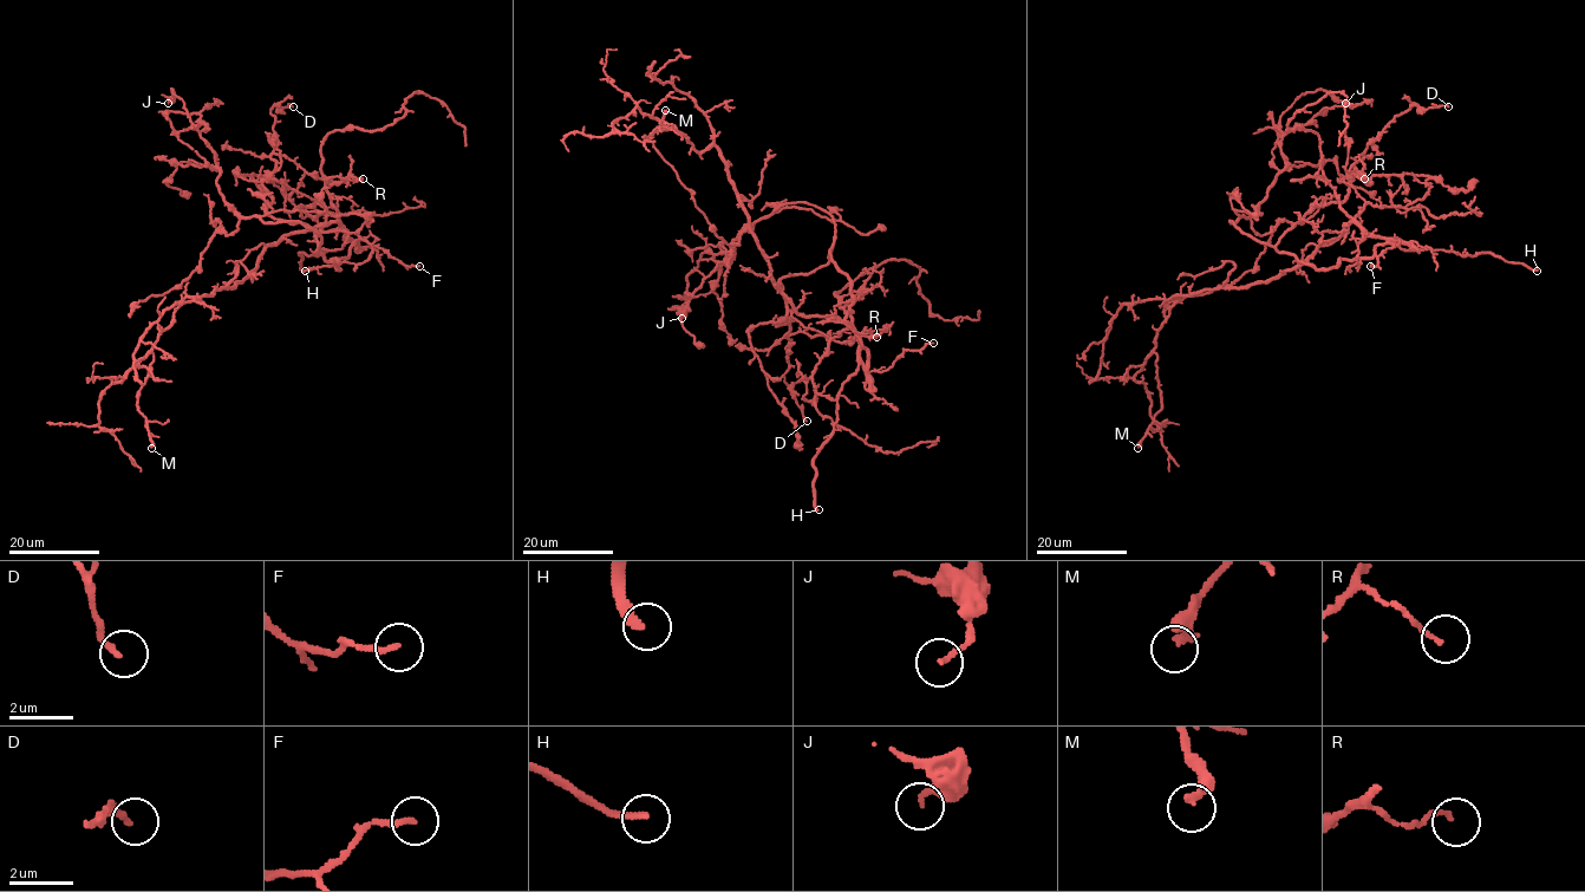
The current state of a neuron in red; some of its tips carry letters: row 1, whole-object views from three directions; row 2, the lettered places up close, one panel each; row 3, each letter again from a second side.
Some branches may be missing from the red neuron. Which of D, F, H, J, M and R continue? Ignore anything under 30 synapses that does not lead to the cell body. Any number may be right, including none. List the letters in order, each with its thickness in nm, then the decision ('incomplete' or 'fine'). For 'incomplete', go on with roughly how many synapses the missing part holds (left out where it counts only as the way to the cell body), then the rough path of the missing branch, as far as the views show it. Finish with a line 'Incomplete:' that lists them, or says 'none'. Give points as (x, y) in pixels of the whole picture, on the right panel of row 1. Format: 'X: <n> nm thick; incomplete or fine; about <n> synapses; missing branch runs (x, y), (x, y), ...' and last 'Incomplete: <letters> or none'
D: 200 nm thick; fine
F: 190 nm thick; fine
H: 220 nm thick; incomplete
J: 160 nm thick; fine
M: 360 nm thick; fine
R: 150 nm thick; fine
Incomplete: H

